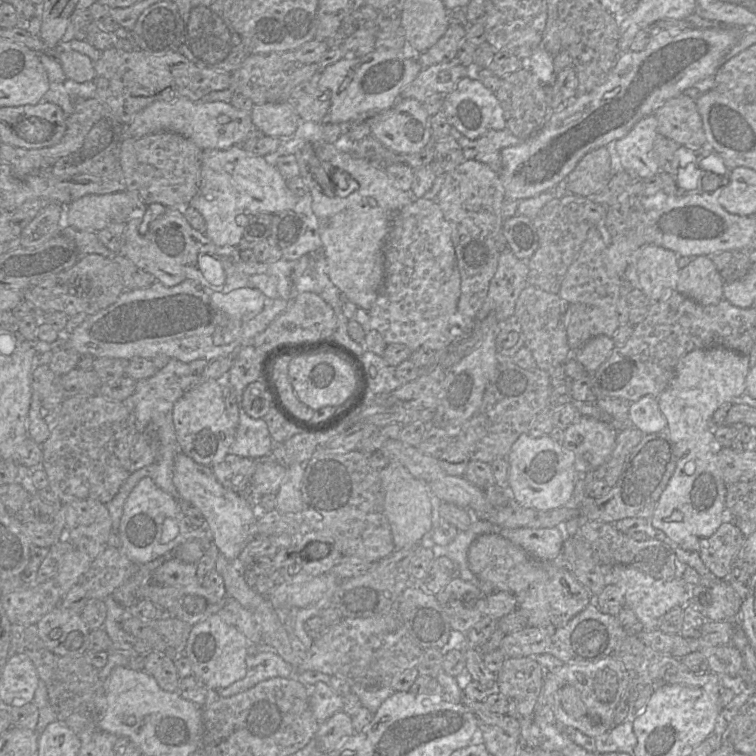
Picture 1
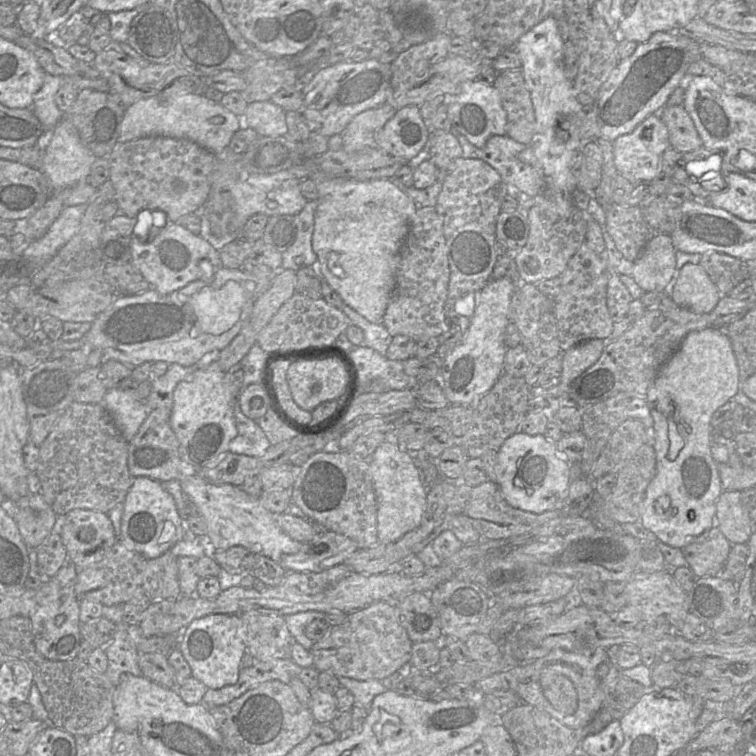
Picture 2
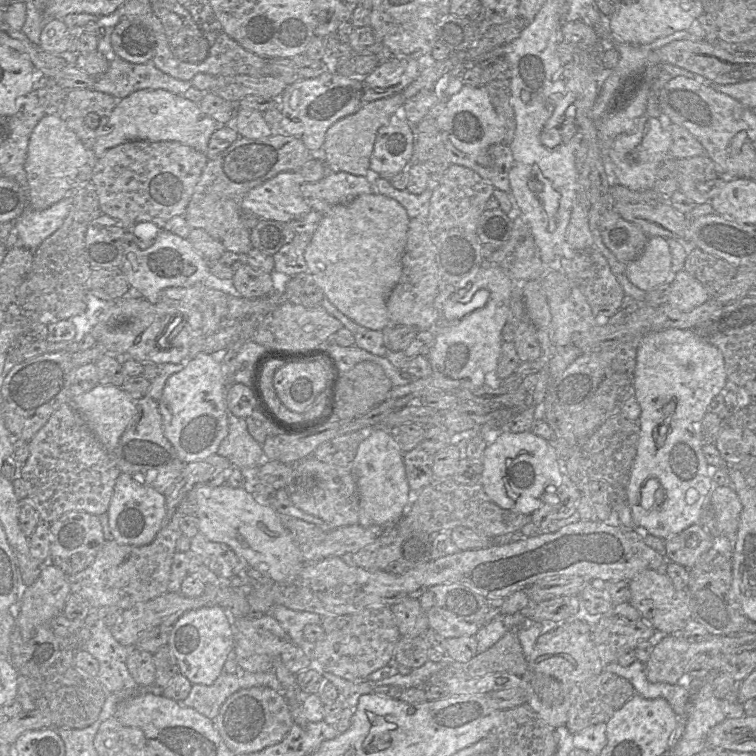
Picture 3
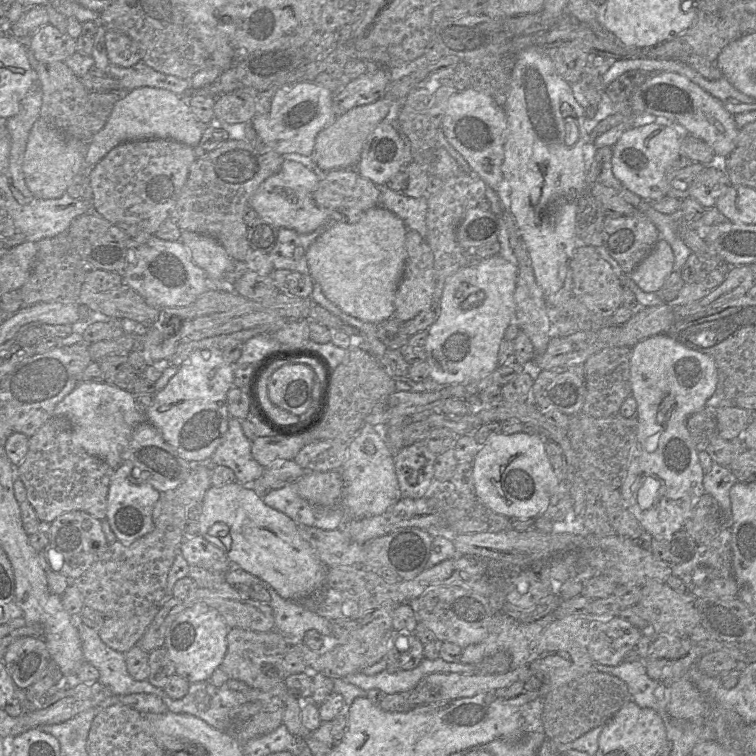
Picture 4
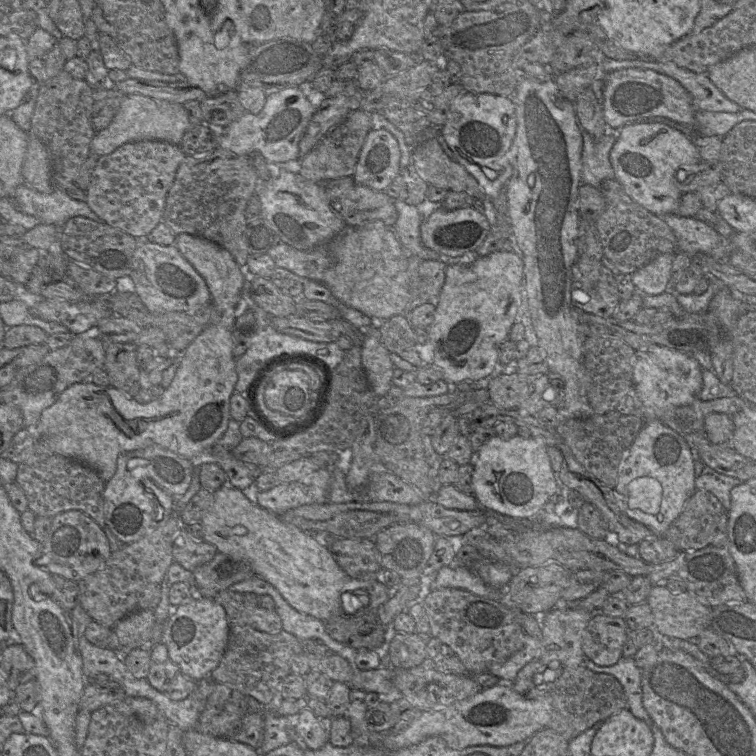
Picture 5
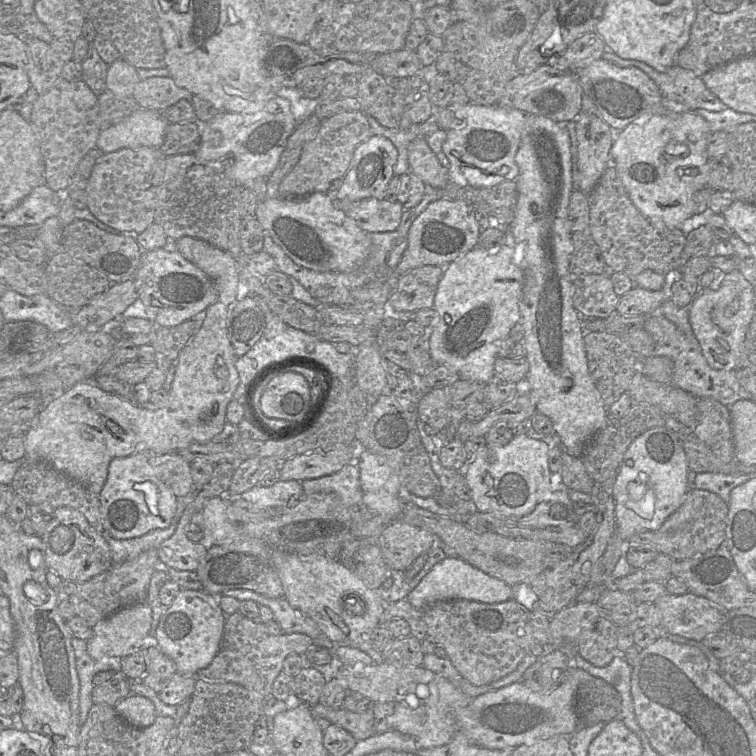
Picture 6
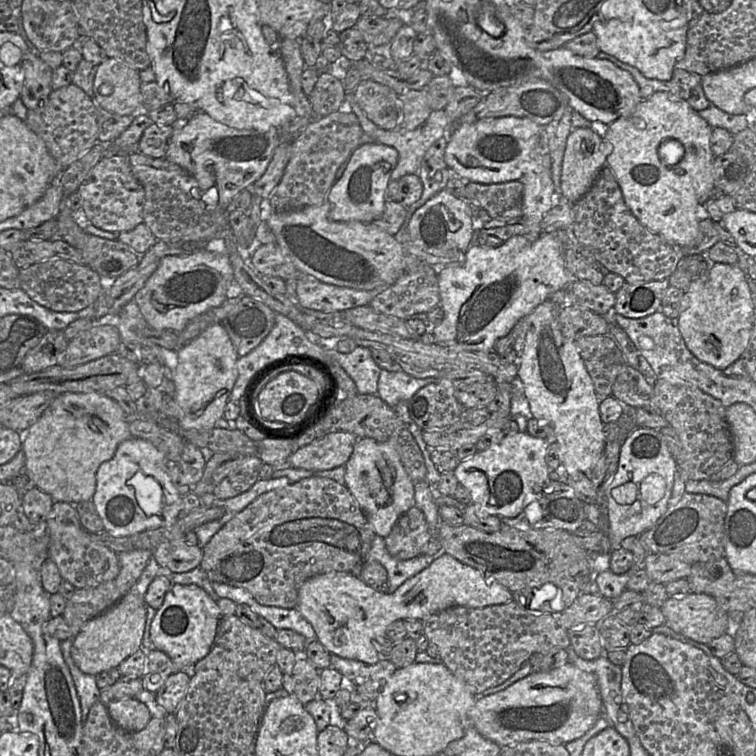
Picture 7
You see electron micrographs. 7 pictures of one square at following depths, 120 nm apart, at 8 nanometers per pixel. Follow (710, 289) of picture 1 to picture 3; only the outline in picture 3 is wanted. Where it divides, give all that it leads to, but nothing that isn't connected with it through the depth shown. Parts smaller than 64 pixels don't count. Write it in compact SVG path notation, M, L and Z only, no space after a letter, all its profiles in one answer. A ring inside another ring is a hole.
M686 270L678 272L671 283L669 303L672 307L690 312L712 296L704 286Z

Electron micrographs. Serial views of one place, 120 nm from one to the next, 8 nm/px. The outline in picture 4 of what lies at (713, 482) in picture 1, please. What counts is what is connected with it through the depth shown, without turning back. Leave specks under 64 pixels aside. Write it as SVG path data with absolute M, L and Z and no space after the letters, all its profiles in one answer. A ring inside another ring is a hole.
M667 333L650 336L632 347L630 385L631 395L637 402L638 431L635 452L619 490L626 508L644 531L655 539L669 538L683 529L693 508L705 493L705 473L699 462L699 451L693 443L686 422L689 416L706 407L707 400L716 390L718 375L718 368L709 355L684 346Z

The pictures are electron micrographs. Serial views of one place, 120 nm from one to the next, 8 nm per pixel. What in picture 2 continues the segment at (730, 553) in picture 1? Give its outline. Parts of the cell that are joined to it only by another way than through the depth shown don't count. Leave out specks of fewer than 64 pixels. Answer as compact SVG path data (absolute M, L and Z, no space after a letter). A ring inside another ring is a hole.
M713 525L681 550L688 567L699 578L720 575L731 547L721 530Z

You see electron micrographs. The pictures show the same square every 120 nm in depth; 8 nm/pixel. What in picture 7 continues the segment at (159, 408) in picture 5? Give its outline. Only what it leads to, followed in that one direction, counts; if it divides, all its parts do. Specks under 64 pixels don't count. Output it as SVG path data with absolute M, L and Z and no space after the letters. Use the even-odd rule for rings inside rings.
M221 323L206 327L196 338L178 350L178 362L173 371L174 399L177 403L177 423L182 430L209 430L223 416L224 408L238 376L237 355ZM62 393L22 435L26 475L54 502L75 505L89 501L96 490L98 468L114 456L122 441L131 437L129 418L104 393Z

